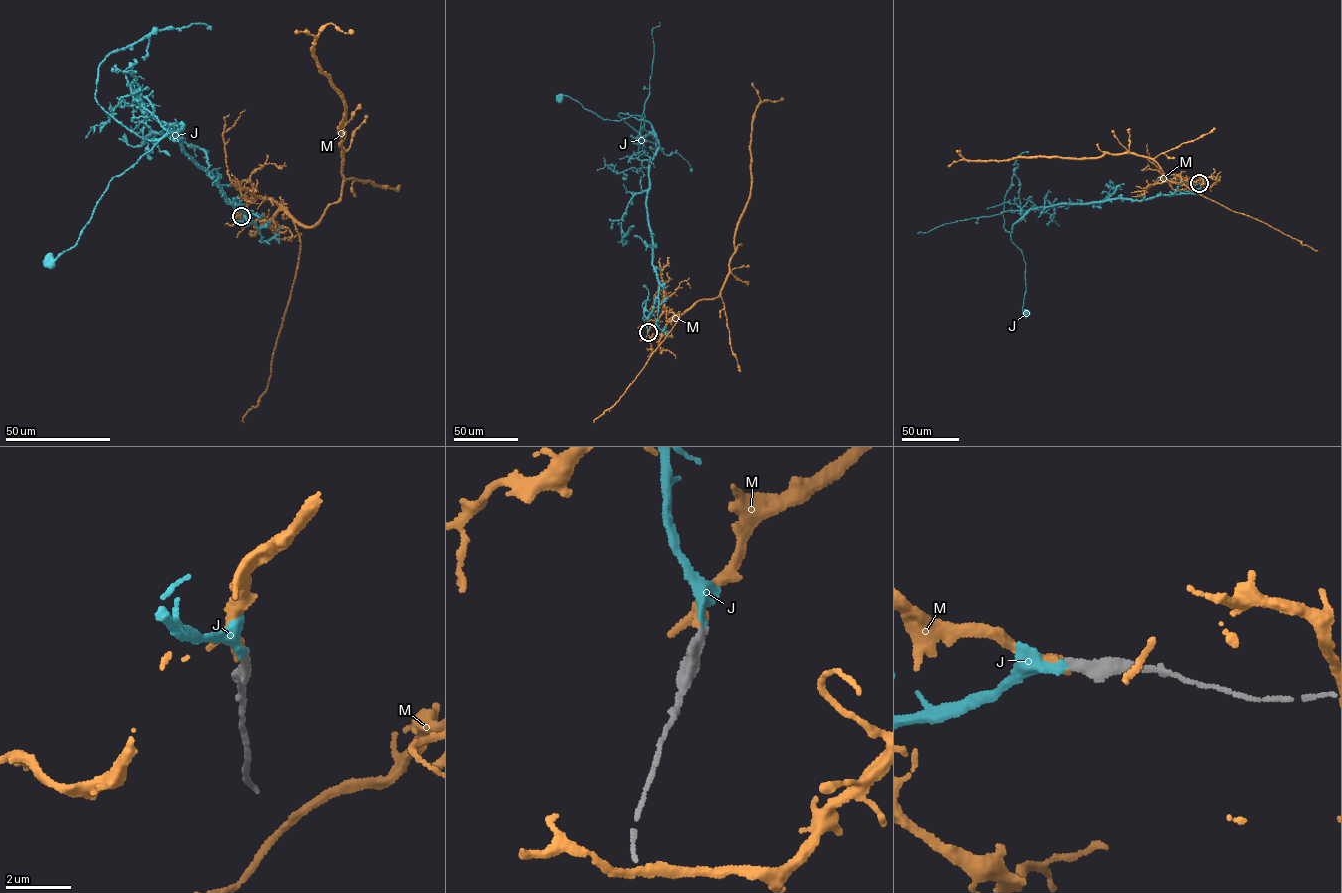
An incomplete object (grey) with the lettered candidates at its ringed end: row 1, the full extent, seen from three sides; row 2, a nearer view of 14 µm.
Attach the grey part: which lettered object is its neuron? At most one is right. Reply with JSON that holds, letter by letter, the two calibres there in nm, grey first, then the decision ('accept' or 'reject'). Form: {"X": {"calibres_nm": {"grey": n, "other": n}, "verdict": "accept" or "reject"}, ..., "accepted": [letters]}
{"J": {"calibres_nm": {"grey": 280, "other": 240}, "verdict": "accept"}, "M": {"calibres_nm": {"grey": 280, "other": 220}, "verdict": "reject"}, "accepted": ["J"]}

